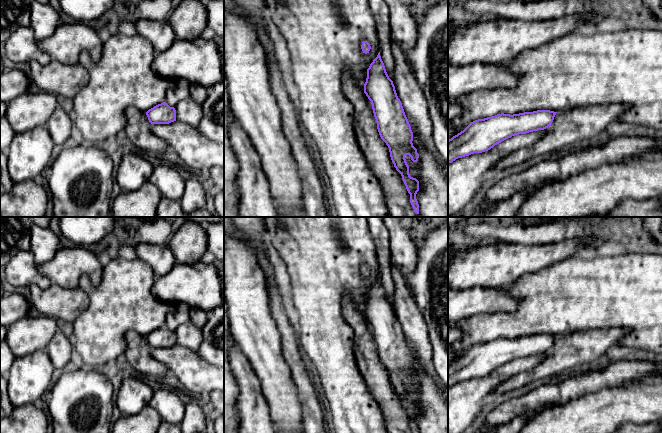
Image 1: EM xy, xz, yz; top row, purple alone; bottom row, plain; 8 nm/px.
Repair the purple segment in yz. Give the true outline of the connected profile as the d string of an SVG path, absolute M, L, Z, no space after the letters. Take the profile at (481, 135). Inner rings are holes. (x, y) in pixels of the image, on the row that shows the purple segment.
M537 110L519 114L497 114L471 122L448 140L448 164L458 158L490 150L502 141L519 134L548 128L557 112Z

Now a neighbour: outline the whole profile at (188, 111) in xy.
M189 97L180 101L174 108L177 121L187 123L195 128L198 127L203 116L202 105L199 105Z

